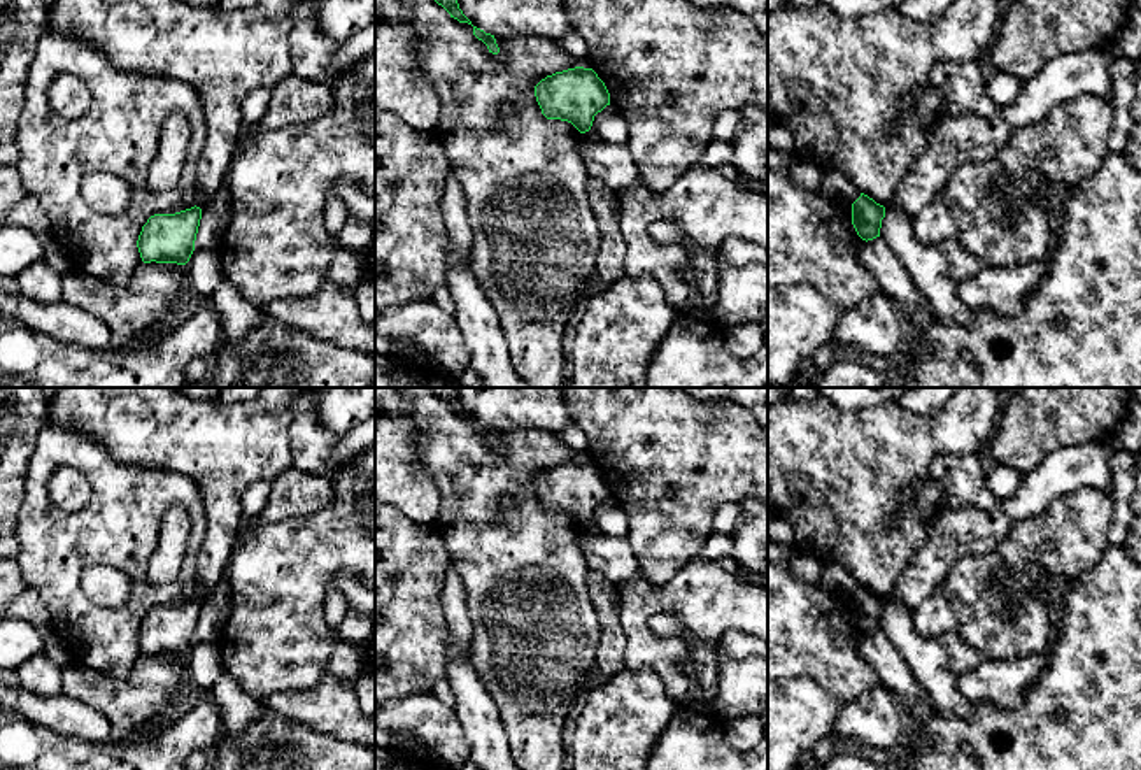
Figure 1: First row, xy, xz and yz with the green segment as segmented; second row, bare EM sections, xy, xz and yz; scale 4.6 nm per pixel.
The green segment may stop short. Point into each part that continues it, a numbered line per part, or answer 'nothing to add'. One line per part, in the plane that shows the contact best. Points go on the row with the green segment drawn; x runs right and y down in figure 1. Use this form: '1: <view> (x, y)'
nothing to add

